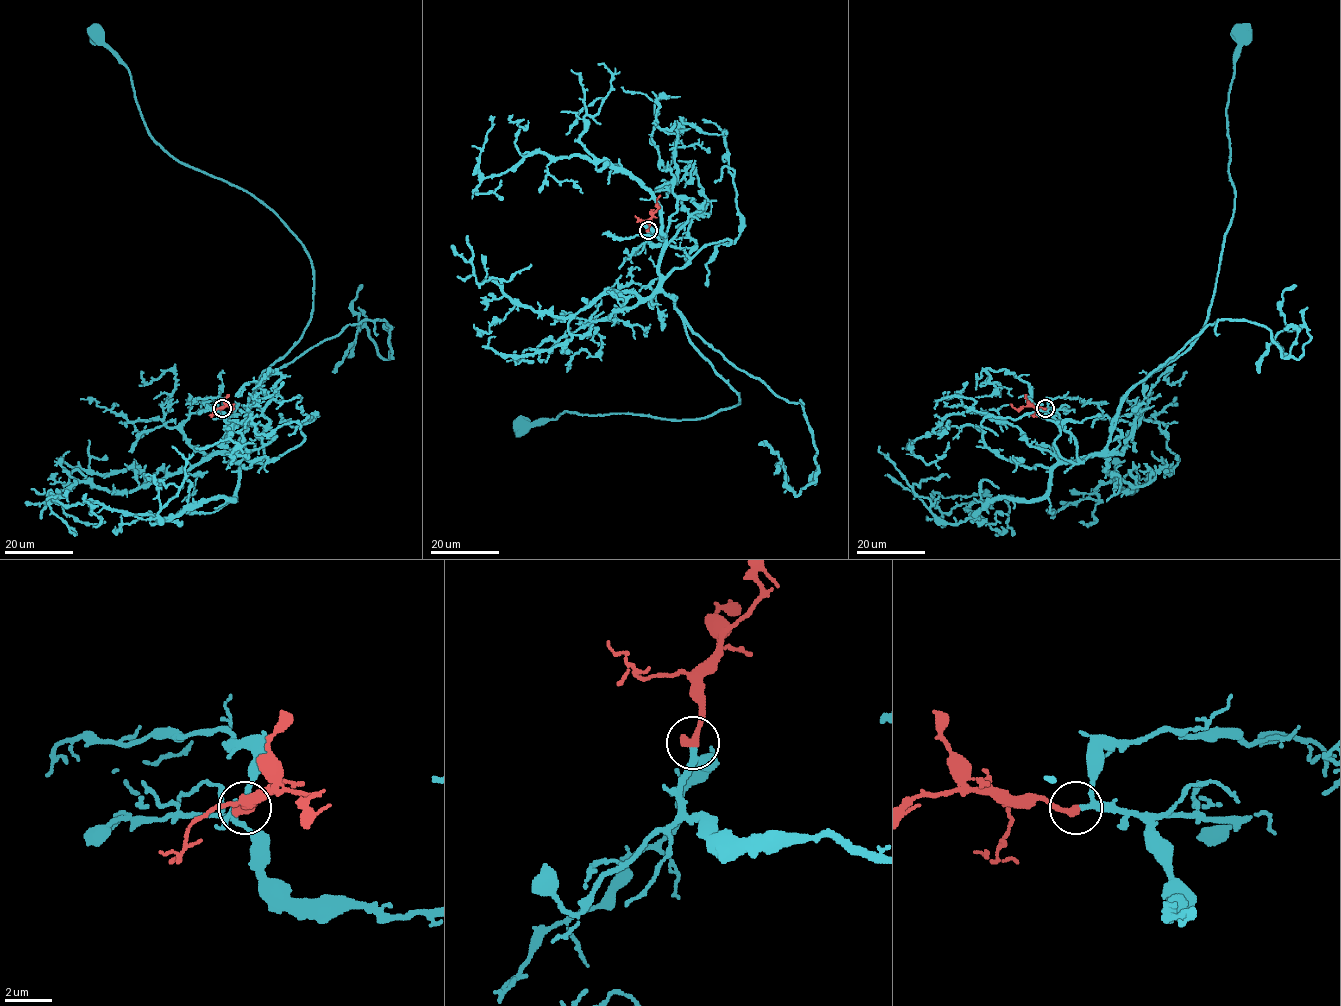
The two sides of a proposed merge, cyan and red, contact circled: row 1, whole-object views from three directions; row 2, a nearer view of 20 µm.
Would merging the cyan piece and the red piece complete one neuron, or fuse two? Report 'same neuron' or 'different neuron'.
same neuron

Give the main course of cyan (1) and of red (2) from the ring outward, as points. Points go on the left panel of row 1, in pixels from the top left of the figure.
1: (222, 408), (265, 428), (260, 462), (235, 449), (312, 315), (312, 261), (153, 138), (95, 31)
2: (222, 408), (231, 406), (230, 409), (234, 404)

